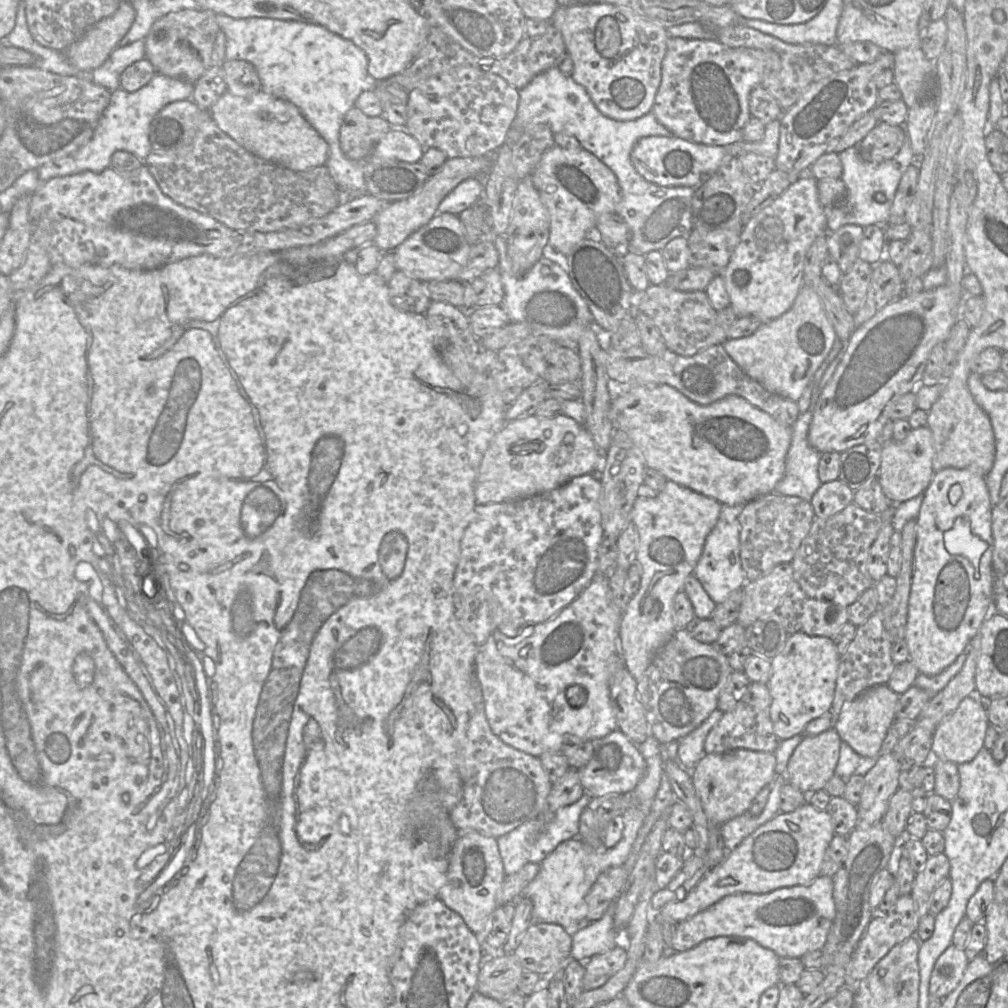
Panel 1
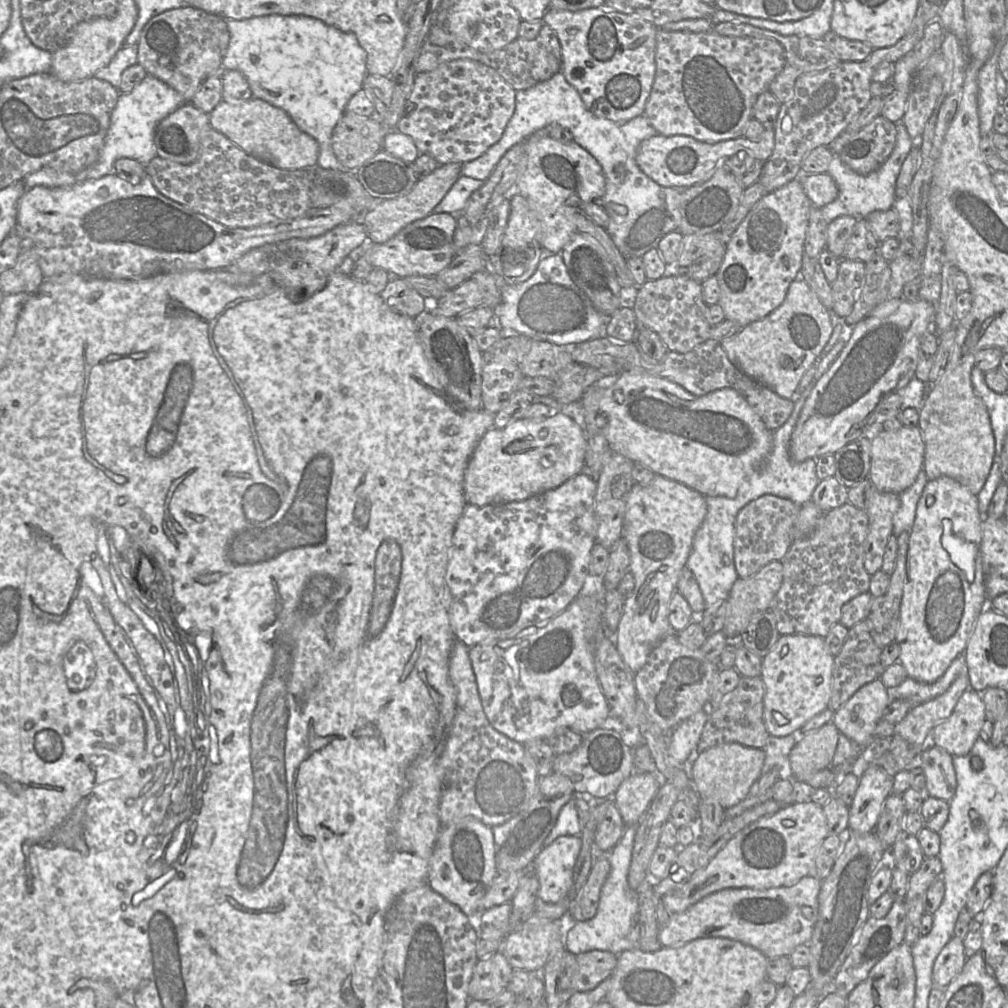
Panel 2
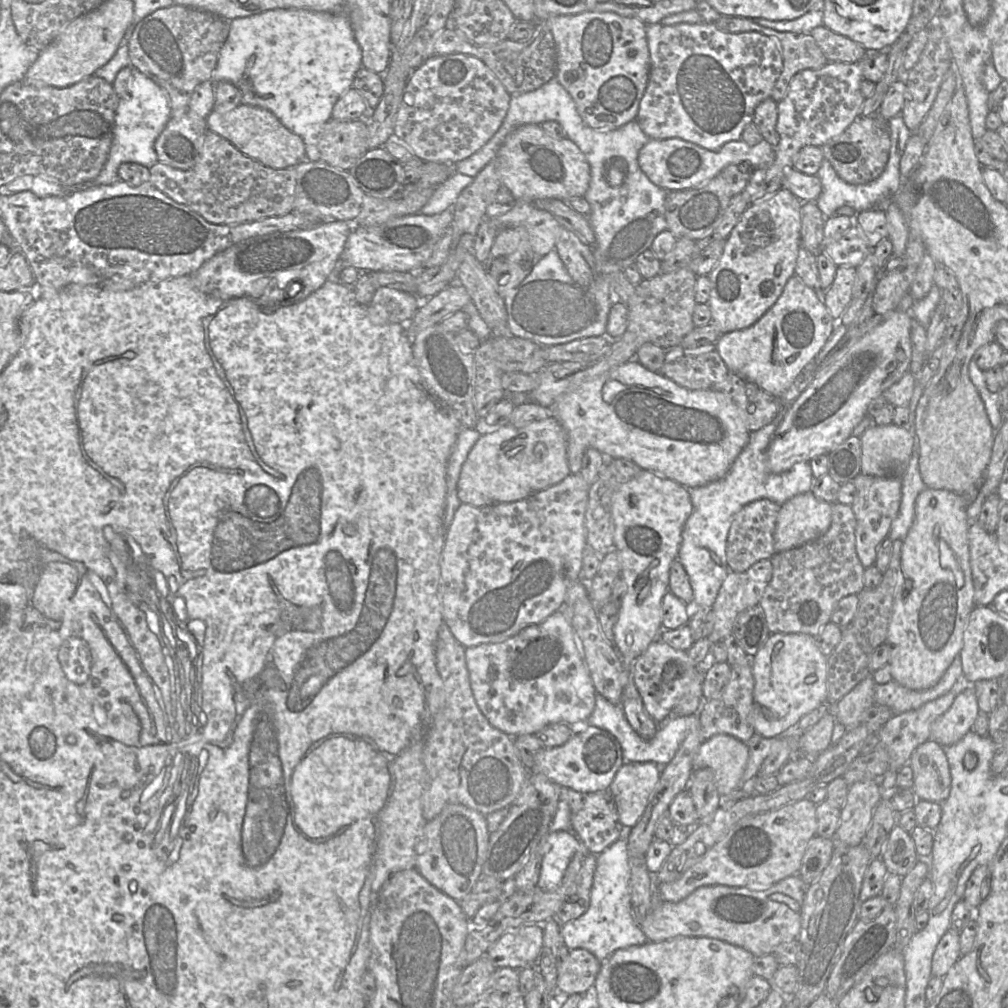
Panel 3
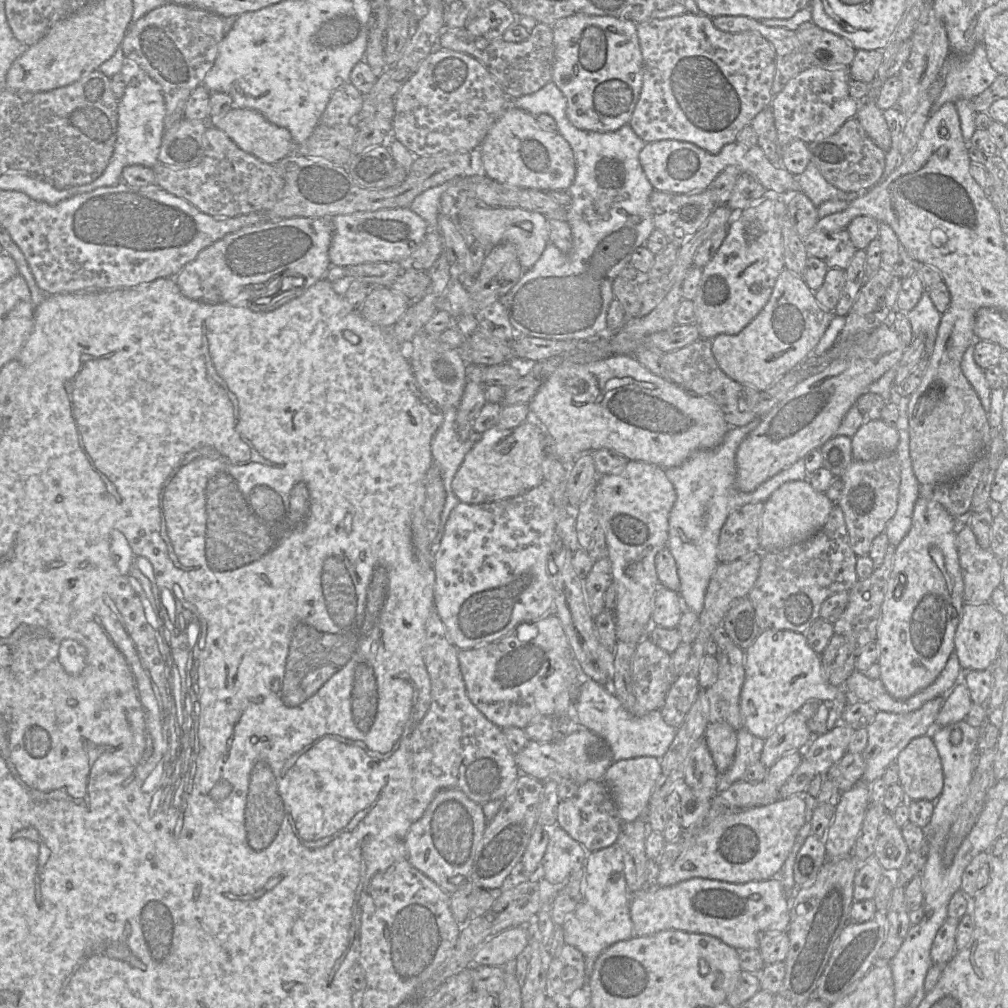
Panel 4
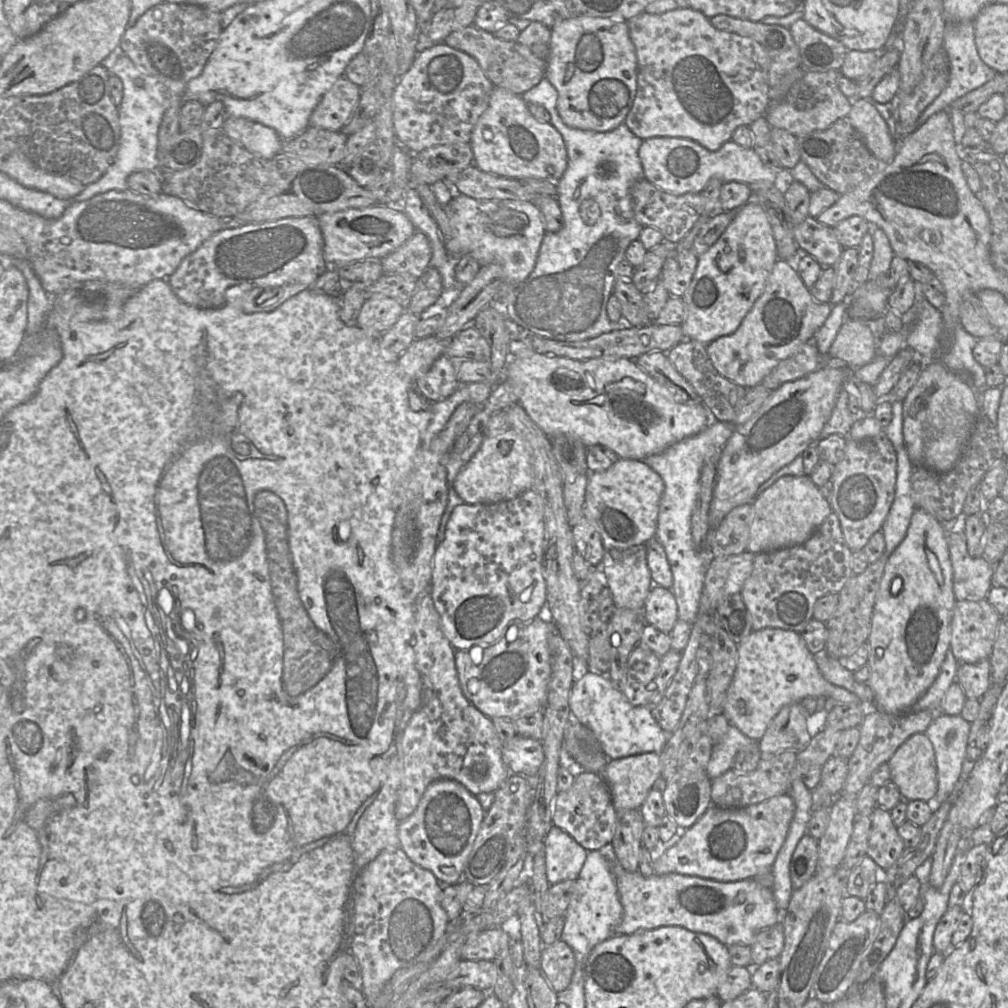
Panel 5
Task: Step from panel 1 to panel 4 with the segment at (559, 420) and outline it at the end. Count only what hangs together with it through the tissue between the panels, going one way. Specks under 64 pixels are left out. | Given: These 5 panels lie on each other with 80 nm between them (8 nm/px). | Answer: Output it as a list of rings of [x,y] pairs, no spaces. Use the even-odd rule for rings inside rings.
[[[534,419],[518,427],[503,429],[493,427],[482,433],[481,440],[467,453],[452,483],[461,502],[484,504],[517,497],[541,485],[545,440],[548,435]]]

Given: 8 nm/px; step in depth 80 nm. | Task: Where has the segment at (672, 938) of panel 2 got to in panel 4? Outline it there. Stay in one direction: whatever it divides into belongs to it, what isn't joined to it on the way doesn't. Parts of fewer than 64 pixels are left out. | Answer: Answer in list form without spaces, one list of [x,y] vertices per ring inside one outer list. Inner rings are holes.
[[[777,877],[746,883],[691,878],[670,886],[636,891],[630,894],[629,907],[635,936],[649,936],[664,930],[680,930],[717,937],[735,949],[758,949],[759,933],[770,930],[787,932],[790,922],[789,897]]]

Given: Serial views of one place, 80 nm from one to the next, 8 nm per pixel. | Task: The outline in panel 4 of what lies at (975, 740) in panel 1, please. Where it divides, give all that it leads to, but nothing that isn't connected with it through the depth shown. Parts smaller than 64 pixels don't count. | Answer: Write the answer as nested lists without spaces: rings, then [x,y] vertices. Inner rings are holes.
[[[958,682],[945,696],[936,725],[943,727],[965,720],[972,704],[968,688],[963,682]]]

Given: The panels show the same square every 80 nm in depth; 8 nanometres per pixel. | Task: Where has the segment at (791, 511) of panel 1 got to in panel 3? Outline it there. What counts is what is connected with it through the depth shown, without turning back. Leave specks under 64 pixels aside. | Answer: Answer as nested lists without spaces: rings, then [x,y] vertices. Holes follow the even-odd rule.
[[[759,499],[737,513],[729,529],[726,545],[727,562],[732,571],[744,572],[757,561],[769,559],[776,553],[774,532],[780,507],[769,499]]]

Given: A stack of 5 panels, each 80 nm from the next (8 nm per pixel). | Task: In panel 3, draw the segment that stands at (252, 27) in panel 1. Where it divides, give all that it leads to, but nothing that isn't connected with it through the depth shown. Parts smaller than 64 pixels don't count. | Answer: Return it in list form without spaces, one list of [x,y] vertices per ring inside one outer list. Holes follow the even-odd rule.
[[[273,9],[249,17],[231,20],[229,35],[220,51],[212,81],[228,81],[236,85],[242,93],[242,104],[261,107],[272,112],[291,132],[301,137],[306,150],[306,159],[320,161],[318,150],[319,133],[326,122],[332,119],[332,109],[337,100],[353,85],[356,72],[362,67],[362,50],[356,42],[349,18],[344,14],[315,12],[307,9]]]

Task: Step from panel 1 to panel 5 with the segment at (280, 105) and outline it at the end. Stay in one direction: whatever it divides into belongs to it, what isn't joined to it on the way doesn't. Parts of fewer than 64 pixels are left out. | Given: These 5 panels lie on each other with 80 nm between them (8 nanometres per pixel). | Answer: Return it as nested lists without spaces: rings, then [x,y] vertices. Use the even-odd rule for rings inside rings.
[[[227,117],[222,130],[230,139],[265,160],[271,160],[282,150],[283,140],[276,131],[258,122],[241,117]]]

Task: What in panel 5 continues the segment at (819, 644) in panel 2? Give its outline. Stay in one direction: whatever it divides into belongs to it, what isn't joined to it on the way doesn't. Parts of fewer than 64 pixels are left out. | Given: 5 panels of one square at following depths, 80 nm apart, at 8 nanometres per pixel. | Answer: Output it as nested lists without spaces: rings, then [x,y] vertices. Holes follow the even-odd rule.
[[[766,627],[752,631],[738,644],[738,661],[732,683],[727,691],[723,714],[731,724],[736,726],[744,735],[759,741],[771,720],[785,706],[800,702],[806,696],[823,696],[837,703],[860,704],[859,697],[852,692],[830,683],[820,672],[800,633],[793,630]]]

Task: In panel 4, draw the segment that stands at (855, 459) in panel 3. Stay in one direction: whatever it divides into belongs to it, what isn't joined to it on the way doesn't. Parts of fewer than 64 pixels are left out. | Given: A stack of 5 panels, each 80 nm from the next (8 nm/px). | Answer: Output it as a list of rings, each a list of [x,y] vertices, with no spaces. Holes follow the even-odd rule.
[[[835,435],[825,442],[819,451],[822,456],[822,466],[839,478],[854,460],[851,437]]]

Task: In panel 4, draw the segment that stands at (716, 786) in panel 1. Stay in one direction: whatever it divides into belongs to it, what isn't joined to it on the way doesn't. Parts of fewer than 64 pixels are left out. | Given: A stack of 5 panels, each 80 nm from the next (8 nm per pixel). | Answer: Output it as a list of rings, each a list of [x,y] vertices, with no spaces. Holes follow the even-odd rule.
[[[724,721],[707,725],[705,741],[719,774],[725,772],[734,760],[737,747],[736,732]]]

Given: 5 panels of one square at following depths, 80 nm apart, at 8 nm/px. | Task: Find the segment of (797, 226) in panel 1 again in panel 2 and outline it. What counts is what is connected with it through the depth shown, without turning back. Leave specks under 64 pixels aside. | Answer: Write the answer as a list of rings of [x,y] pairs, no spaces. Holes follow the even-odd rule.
[[[800,177],[774,192],[763,196],[736,228],[726,245],[720,268],[714,275],[720,288],[718,305],[725,319],[747,326],[766,317],[784,301],[789,285],[796,278],[802,265],[804,240],[812,203],[804,192]]]

